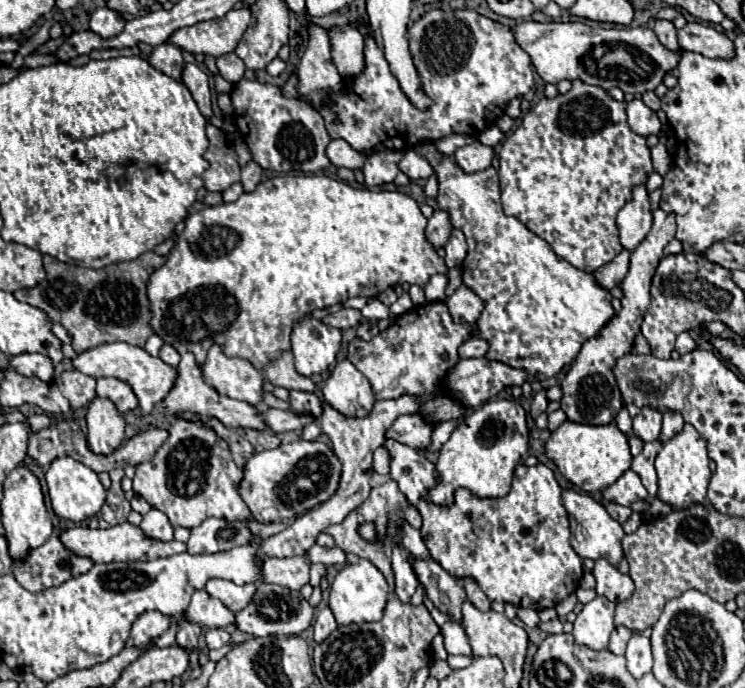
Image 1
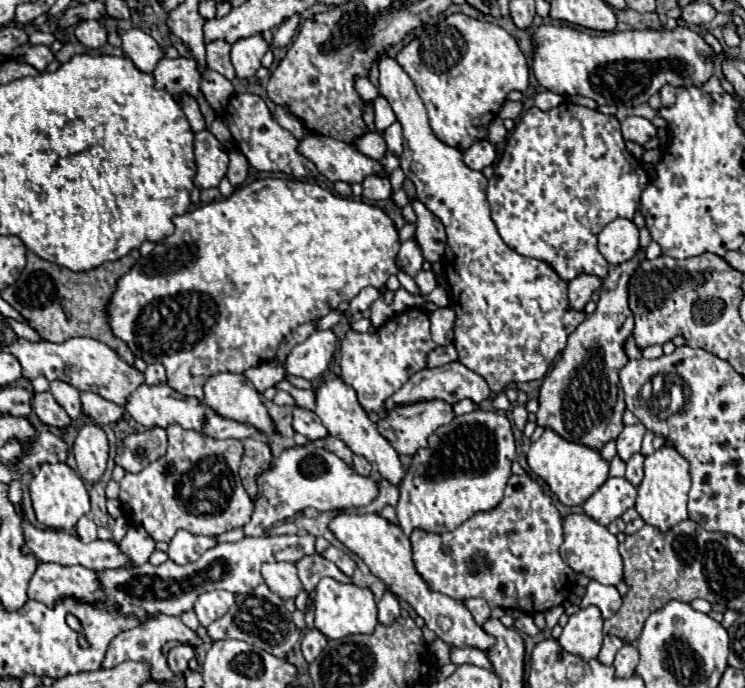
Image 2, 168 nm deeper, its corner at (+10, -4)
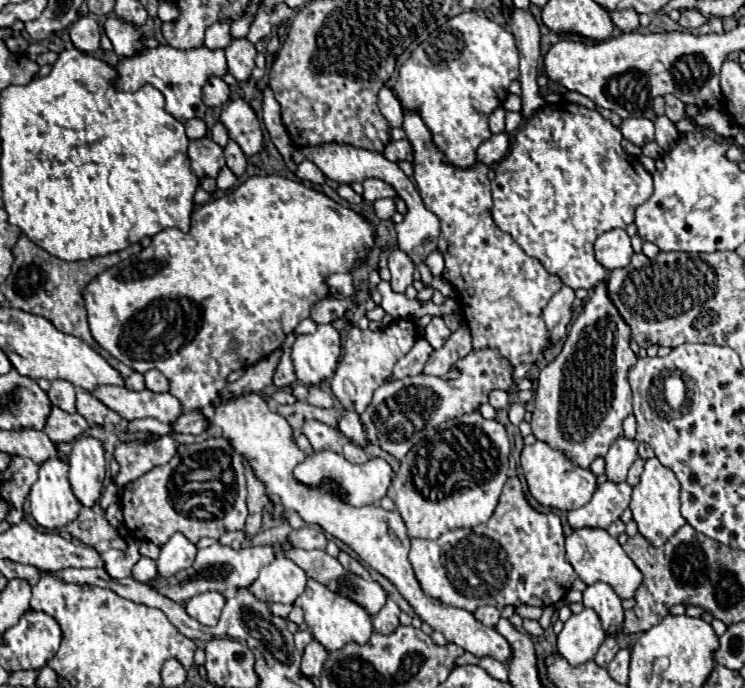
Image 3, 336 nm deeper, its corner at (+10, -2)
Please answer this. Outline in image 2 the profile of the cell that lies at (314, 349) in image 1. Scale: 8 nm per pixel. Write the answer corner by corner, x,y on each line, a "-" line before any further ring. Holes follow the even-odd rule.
318,329
306,341
298,343
290,351
284,363
286,373
312,381
326,371
334,351
336,351
336,335
330,329
326,331

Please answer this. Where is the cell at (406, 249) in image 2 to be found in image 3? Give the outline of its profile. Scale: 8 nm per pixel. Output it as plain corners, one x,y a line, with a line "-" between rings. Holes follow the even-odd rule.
394,249
388,257
388,267
392,273
390,279
390,287
396,293
404,293
408,285
412,285
412,273
414,273
414,263
412,259
408,259
408,255
404,255
400,249

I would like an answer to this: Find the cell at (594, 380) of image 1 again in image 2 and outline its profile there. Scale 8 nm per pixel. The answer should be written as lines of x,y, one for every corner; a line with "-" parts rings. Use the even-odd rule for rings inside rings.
640,249
630,261
610,267
610,273
598,291
600,301
596,311
568,337
562,357
540,387
540,409
536,413
536,423
540,427
548,427
568,441
594,449
602,449
606,441
616,439
624,429
624,401
620,399
618,371
628,363
624,343
634,329
634,315
628,307
628,281
642,261
644,249

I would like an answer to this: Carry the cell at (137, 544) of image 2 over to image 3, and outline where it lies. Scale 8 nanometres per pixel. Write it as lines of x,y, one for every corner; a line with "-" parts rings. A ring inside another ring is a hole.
136,541
136,547
128,547
126,551
116,551
116,549
110,549
110,551
104,551
100,557
104,561
104,571
112,577
112,579
124,579
132,573
132,567
136,565
136,561
140,559
140,553
138,553
138,541

